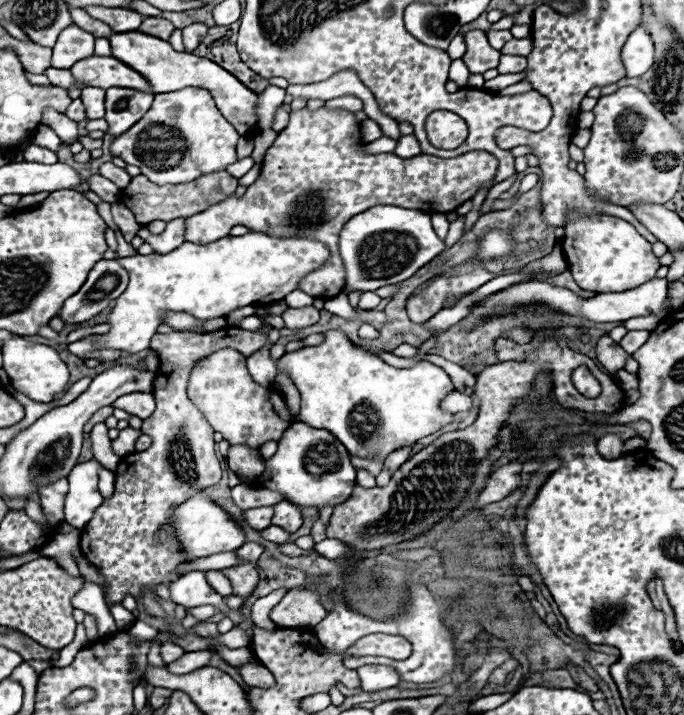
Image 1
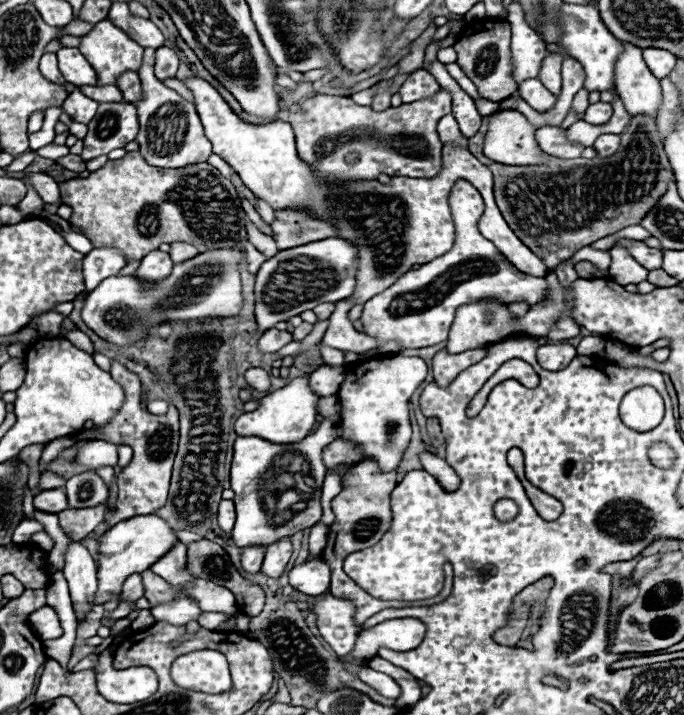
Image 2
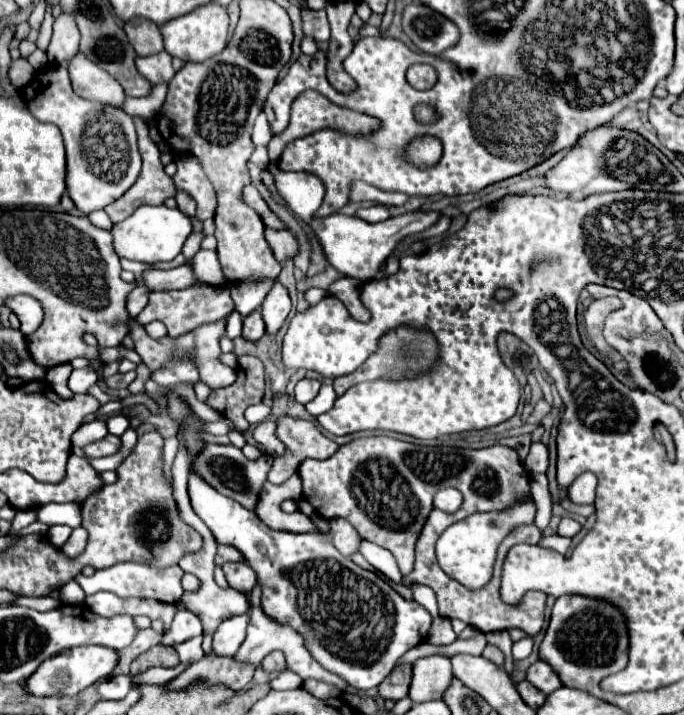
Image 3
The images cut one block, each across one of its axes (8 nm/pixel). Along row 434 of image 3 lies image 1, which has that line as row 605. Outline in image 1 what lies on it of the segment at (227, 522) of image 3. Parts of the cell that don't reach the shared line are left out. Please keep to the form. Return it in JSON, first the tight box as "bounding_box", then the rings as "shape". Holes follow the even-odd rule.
{"bounding_box":[170,572,222,608],"shape":[[[188,572],[170,584],[170,598],[186,608],[202,604],[222,604],[222,596],[206,582],[206,572]]]}

